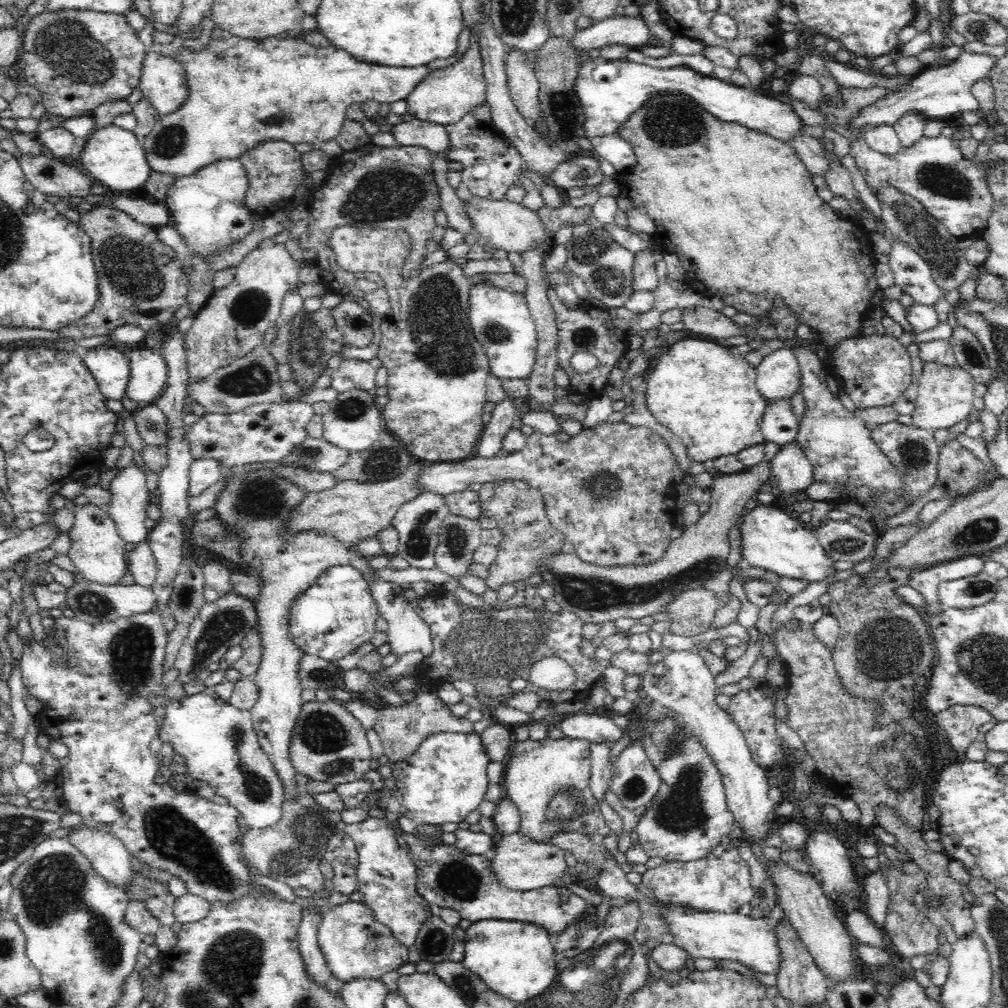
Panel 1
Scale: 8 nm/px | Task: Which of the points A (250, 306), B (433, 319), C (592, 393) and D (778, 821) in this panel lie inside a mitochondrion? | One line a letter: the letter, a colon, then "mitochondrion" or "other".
A: mitochondrion
B: mitochondrion
C: other
D: other

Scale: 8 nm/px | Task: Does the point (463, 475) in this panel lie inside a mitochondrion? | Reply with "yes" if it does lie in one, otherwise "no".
no

